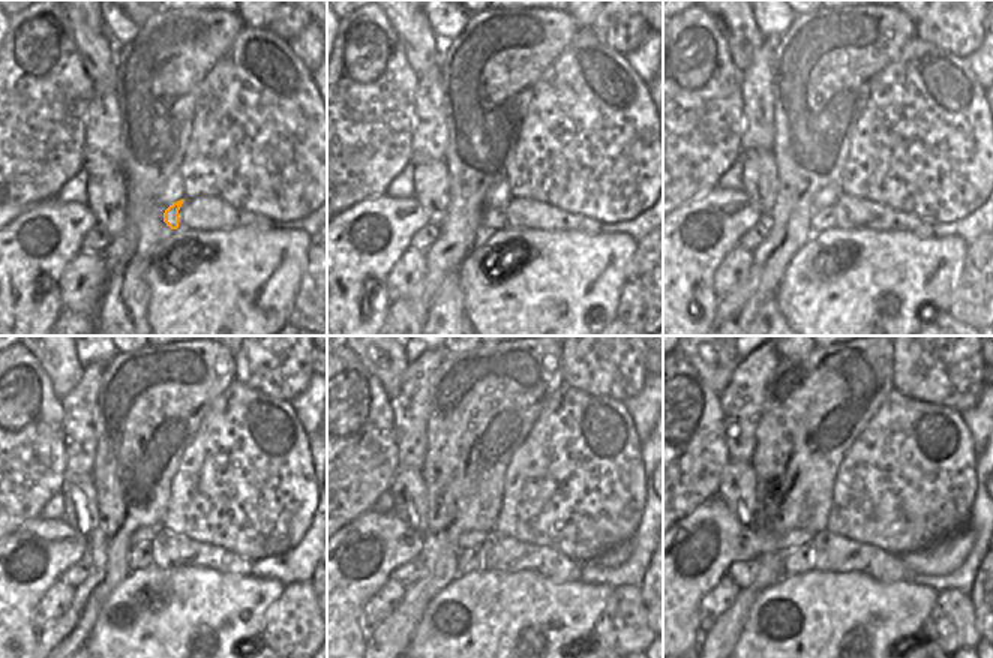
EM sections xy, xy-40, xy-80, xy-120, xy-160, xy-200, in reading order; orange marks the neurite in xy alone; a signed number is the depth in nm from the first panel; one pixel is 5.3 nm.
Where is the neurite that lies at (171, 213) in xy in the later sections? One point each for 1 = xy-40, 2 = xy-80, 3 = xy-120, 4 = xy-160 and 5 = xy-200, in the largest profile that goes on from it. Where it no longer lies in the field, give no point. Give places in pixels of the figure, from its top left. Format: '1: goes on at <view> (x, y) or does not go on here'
1: goes on at xy-40 (491, 218)
2: goes on at xy-80 (822, 219)
3: goes on at xy-120 (140, 558)
4: goes on at xy-160 (470, 559)
5: goes on at xy-200 (801, 559)

